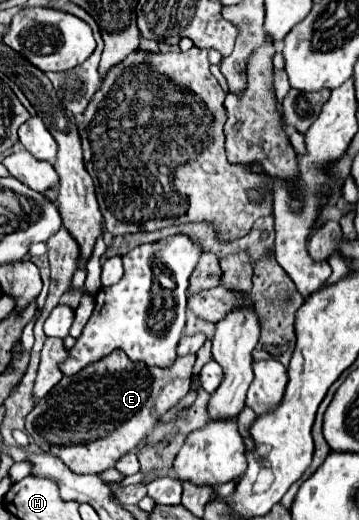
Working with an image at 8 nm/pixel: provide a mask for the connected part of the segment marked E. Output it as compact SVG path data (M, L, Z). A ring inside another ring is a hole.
M113 351L75 377L63 377L35 403L25 419L25 429L43 451L59 457L71 471L101 473L135 449L157 421L189 393L193 365L195 355L177 357L171 369L157 369Z

